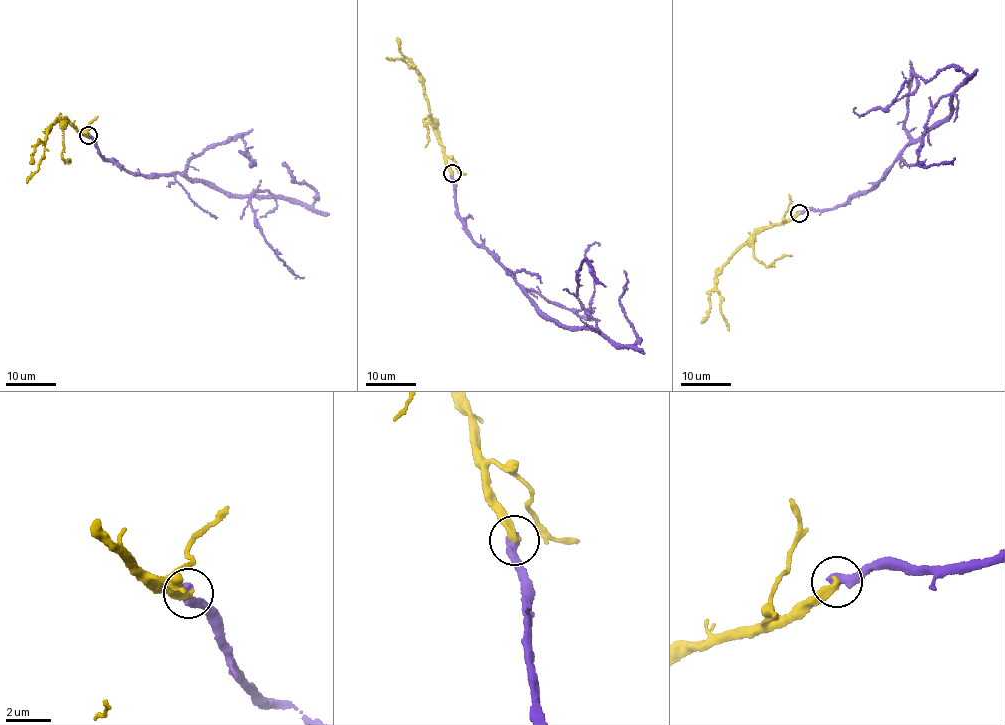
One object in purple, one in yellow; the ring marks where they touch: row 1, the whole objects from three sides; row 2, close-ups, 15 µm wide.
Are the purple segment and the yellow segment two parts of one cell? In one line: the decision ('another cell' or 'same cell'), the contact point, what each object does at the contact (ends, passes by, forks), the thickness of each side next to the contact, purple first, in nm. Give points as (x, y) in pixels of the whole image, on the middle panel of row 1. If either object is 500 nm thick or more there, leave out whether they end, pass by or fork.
another cell; place (452, 173); calibres 500 and 300 nm

